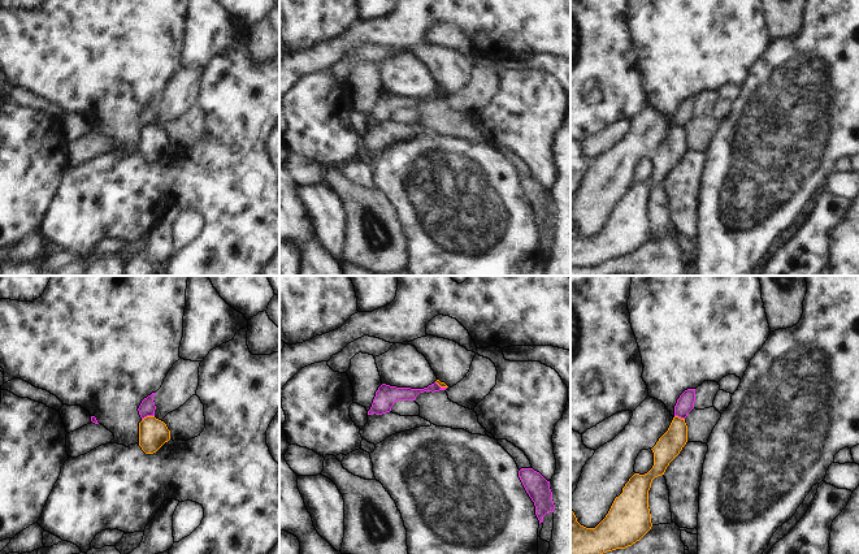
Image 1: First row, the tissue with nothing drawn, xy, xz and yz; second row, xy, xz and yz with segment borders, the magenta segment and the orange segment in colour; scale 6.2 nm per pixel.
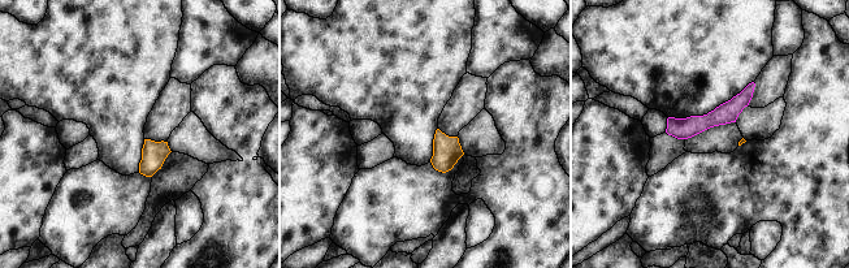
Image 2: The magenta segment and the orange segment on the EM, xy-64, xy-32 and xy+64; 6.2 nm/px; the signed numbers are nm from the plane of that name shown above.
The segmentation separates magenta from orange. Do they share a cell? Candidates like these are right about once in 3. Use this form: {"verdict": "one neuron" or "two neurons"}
{"verdict": "two neurons"}

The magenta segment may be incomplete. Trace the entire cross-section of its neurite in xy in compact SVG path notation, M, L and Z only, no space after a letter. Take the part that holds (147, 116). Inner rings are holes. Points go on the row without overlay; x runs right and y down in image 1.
M152 101L151 104L148 104L147 107L144 107L138 117L139 124L142 126L142 129L147 125L155 125L155 111L153 111L153 105L156 101Z

